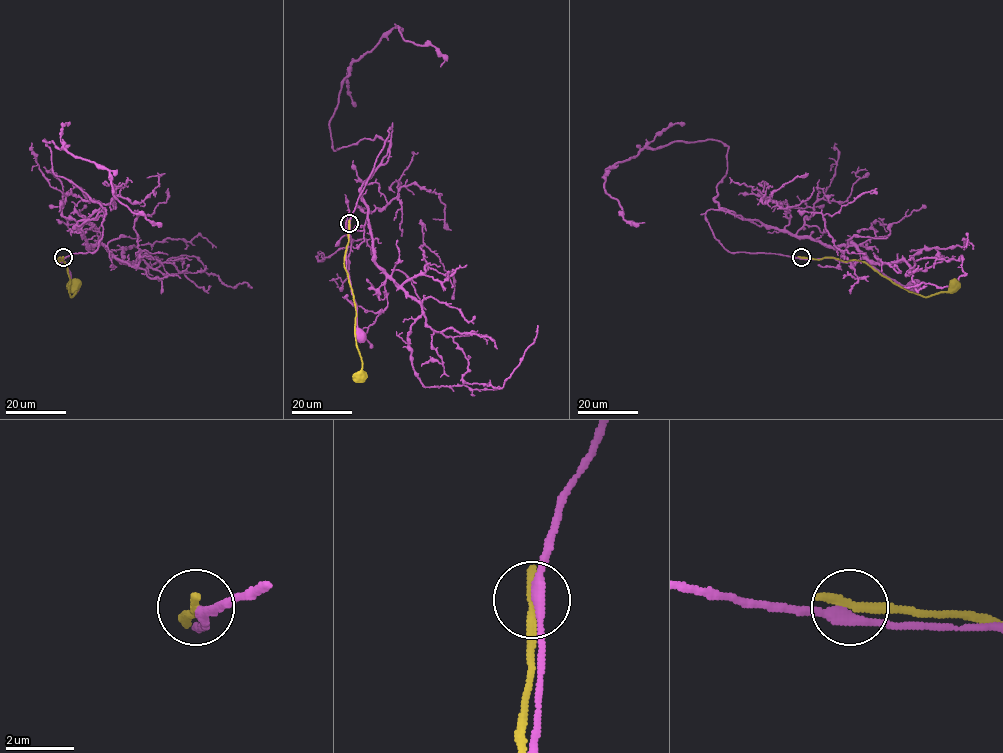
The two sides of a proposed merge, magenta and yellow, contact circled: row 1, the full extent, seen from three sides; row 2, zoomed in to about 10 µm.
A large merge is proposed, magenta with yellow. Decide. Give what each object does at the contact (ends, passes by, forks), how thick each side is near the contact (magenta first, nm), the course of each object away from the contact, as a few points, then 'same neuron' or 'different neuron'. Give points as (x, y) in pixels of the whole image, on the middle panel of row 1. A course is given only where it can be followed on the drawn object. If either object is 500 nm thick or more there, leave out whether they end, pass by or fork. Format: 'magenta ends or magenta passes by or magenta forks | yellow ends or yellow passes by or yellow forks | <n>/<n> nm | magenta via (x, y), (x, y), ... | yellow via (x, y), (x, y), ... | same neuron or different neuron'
magenta passes by | yellow ends | 280/340 nm | magenta via (349, 223), (347, 272), (360, 335) | yellow via (349, 223), (344, 265), (355, 305), (356, 345), (362, 361), (360, 376) | different neuron

